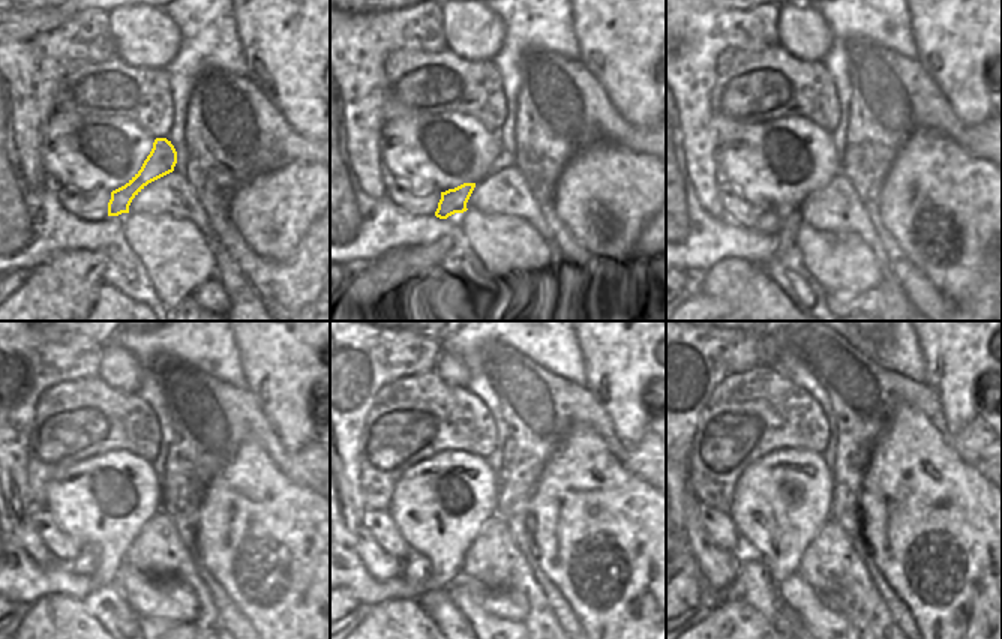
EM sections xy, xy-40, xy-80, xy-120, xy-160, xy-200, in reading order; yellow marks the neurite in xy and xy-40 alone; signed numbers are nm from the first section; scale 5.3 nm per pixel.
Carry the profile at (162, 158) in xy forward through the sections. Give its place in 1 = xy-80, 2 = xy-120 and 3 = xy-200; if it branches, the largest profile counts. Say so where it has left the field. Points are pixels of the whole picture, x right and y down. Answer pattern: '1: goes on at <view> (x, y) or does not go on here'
1: goes on at xy-80 (768, 222)
2: goes on at xy-120 (86, 563)
3: goes on at xy-200 (752, 585)

